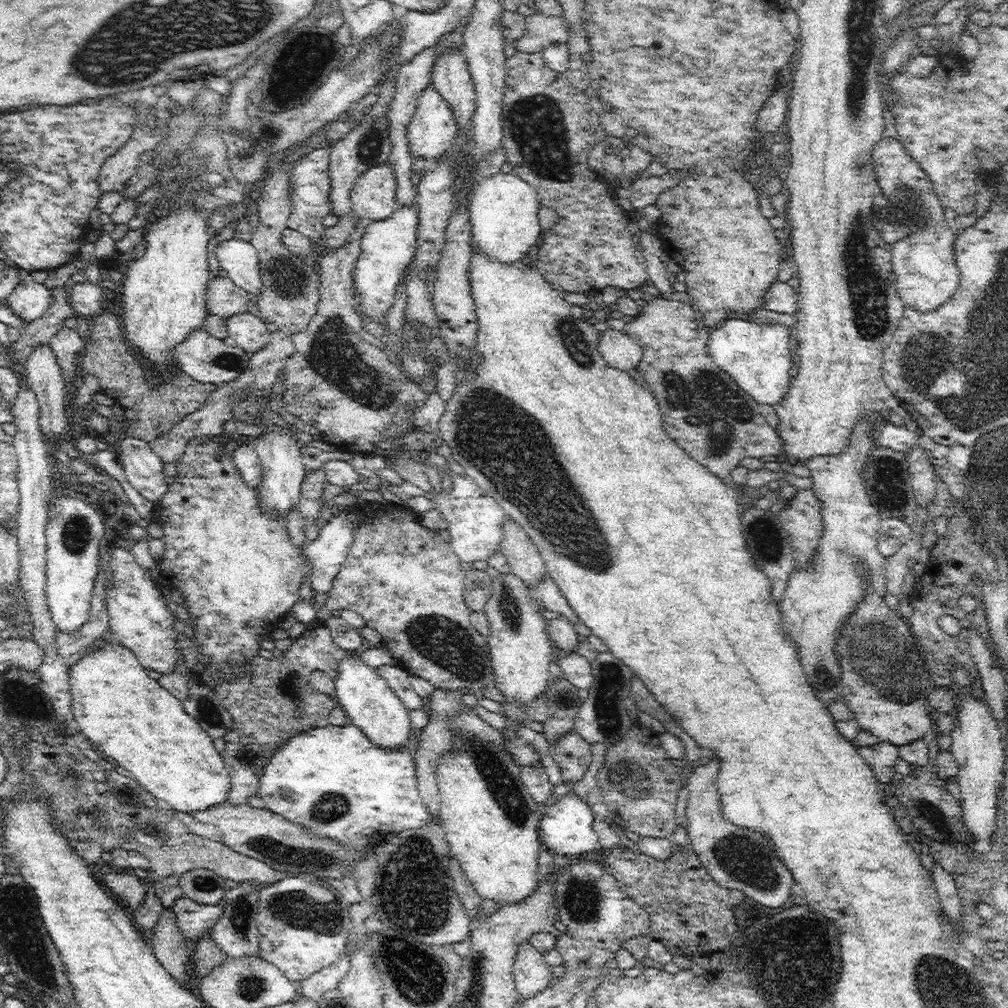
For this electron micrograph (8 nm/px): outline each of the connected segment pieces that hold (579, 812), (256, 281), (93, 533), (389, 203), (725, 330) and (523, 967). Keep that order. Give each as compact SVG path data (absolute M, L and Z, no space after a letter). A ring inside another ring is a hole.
M570 792L558 799L543 815L538 824L538 833L541 834L543 843L551 854L562 854L573 858L586 852L598 851L601 846L598 843L598 836L592 829L595 815L586 800Z
M218 240L216 257L219 266L227 272L232 282L254 297L263 289L257 251L245 240Z
M53 498L46 524L46 599L48 608L60 634L71 635L89 619L94 584L98 576L100 540L104 538L103 520L87 501L78 498Z
M392 164L371 166L354 184L350 213L370 221L384 220L395 213L396 175Z
M726 319L723 325L713 328L708 340L708 355L714 363L726 371L740 388L747 392L759 404L775 405L784 400L788 392L791 376L790 367L794 348L793 332L785 325L766 325L750 322L744 319Z
M530 942L520 944L513 965L513 979L522 1002L544 991L552 983L551 963Z

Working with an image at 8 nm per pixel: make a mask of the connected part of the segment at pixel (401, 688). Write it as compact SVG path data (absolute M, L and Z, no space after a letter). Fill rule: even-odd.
M384 665L379 666L377 672L386 680L409 711L417 708L424 709L421 696L416 694L412 688L409 670L406 670L402 665Z

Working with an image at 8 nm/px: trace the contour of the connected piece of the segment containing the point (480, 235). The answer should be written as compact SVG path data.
M498 172L479 179L472 186L472 191L468 210L473 240L478 249L502 264L519 263L520 258L527 256L530 248L536 244L536 239L543 233L537 217L542 204L535 188L513 172Z

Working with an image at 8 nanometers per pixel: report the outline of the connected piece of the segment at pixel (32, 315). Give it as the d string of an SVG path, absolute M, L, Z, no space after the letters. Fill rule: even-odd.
M16 265L14 268L17 268L19 281L14 292L4 299L4 305L8 305L10 311L16 313L26 326L48 312L52 304L52 291L44 283L34 282L29 271L22 270Z

